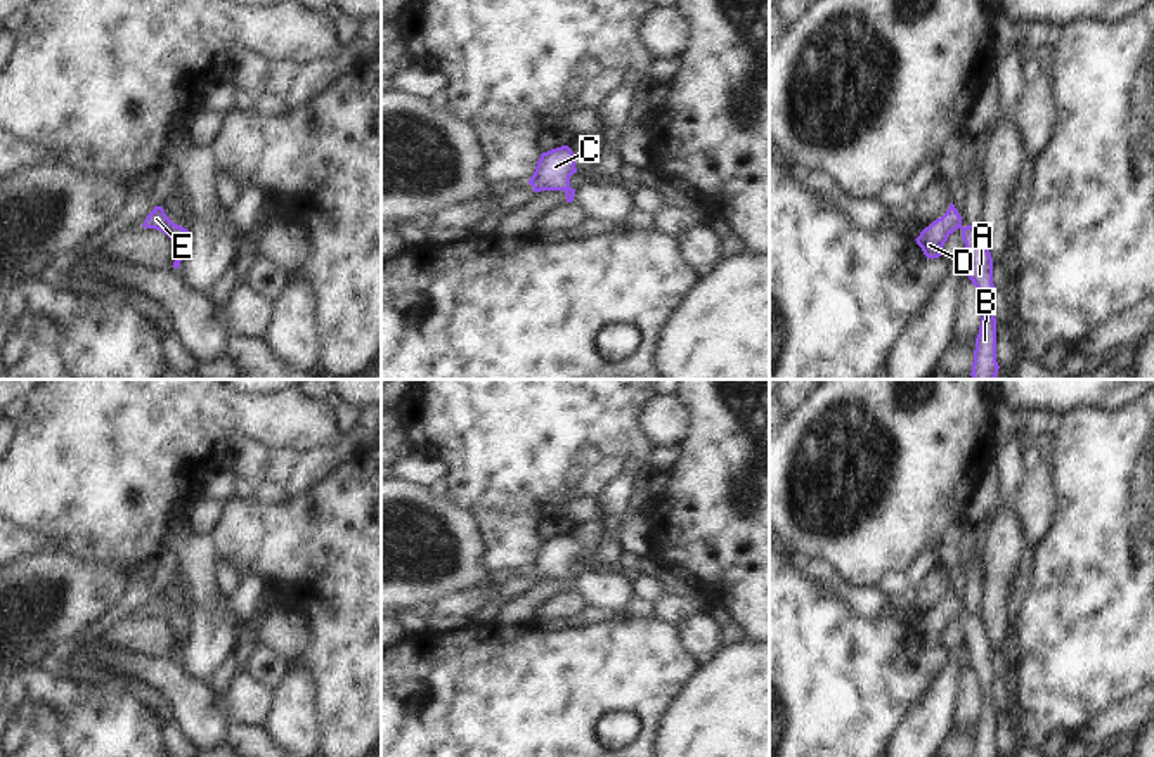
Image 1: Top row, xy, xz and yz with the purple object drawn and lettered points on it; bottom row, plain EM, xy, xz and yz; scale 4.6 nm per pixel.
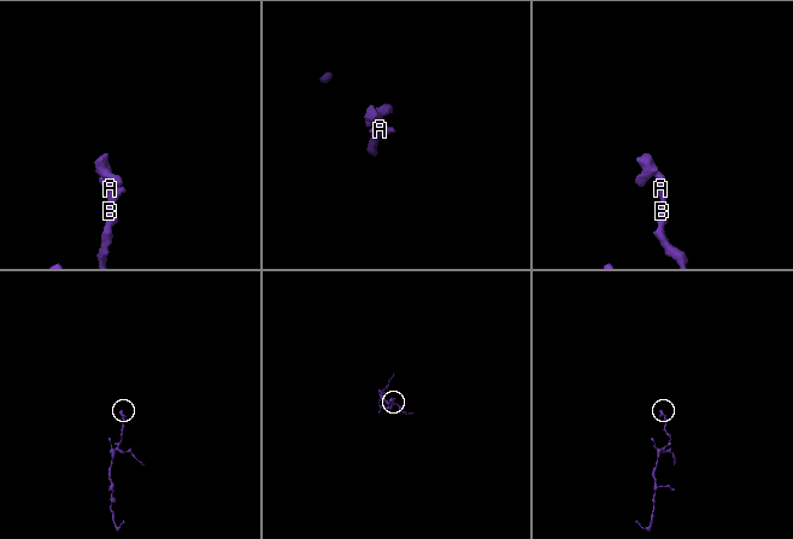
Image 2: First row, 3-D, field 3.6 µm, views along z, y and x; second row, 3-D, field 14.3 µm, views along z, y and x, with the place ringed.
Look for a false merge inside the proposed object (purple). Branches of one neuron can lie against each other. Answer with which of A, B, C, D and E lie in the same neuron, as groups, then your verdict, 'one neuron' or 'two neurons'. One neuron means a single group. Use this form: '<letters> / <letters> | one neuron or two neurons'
A B C D E | one neuron

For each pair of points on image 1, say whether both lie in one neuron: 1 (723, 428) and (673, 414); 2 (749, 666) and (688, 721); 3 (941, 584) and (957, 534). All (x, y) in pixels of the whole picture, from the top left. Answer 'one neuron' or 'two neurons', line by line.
1: two neurons
2: one neuron
3: two neurons

